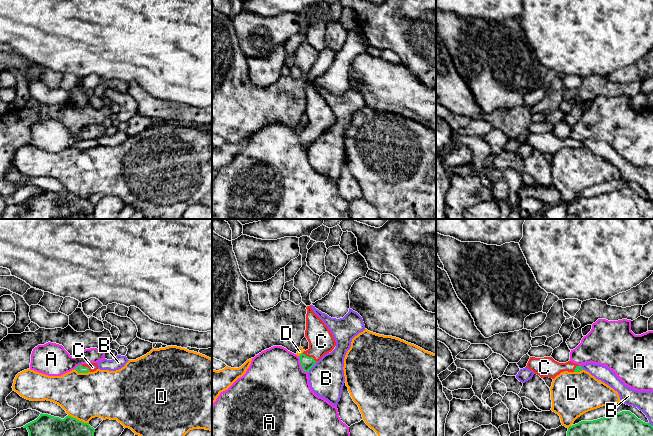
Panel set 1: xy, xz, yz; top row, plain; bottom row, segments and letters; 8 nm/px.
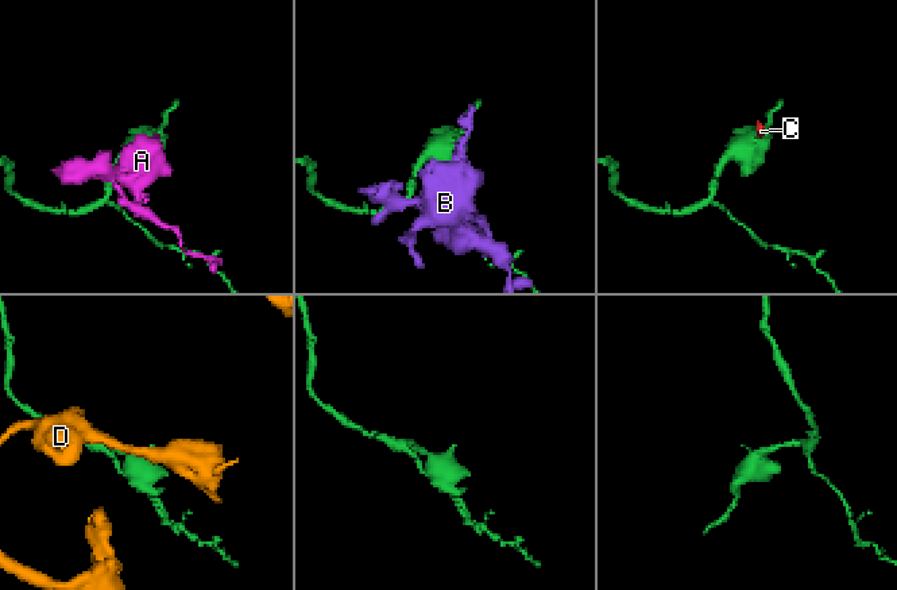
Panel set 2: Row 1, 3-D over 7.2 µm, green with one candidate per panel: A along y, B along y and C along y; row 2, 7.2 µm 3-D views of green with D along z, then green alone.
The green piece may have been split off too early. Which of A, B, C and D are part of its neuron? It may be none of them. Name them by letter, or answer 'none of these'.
C

